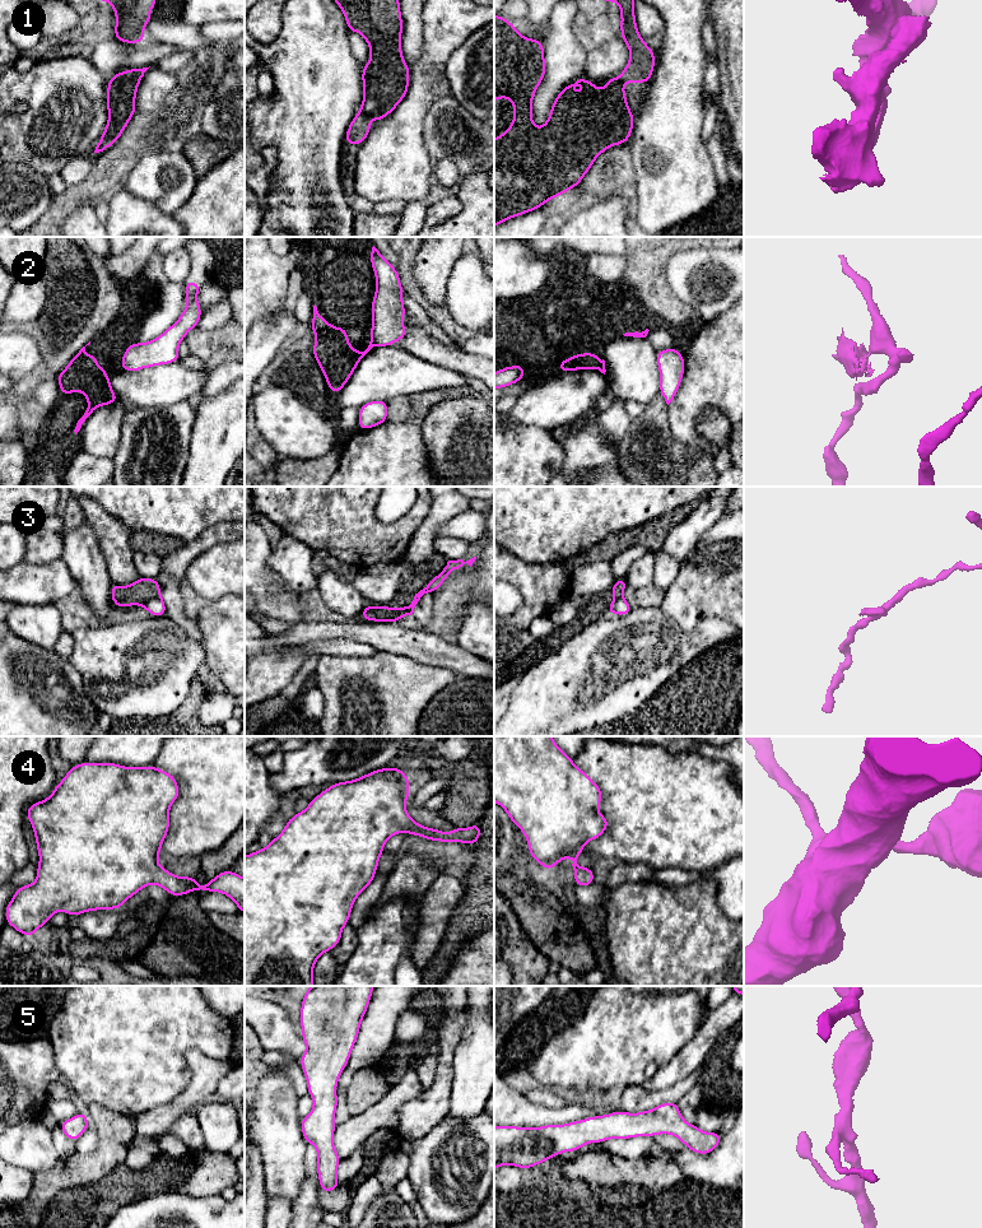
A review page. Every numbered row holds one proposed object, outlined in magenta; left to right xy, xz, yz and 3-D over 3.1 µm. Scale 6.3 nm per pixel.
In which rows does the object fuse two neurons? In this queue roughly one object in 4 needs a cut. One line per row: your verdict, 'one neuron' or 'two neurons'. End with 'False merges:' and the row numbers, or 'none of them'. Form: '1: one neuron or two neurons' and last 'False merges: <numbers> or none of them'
1: two neurons
2: two neurons
3: two neurons
4: one neuron
5: one neuron
False merges: 1, 2, 3

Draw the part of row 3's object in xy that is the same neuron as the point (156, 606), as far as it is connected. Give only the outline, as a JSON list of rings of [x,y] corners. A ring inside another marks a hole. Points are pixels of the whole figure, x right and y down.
[[[162,596],[145,601],[141,606],[153,617],[163,617],[167,613],[164,599]]]

